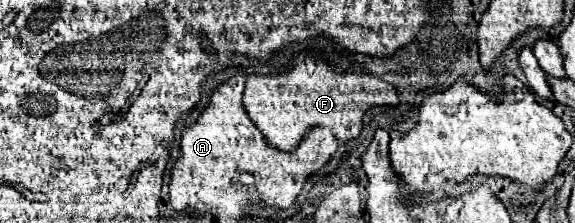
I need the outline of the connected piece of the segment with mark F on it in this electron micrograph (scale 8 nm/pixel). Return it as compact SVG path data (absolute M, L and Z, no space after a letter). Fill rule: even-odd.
M296 57L296 61L294 61L296 65L294 65L294 69L292 71L286 71L286 73L280 73L280 75L248 75L248 81L246 81L246 91L244 91L244 109L246 109L246 113L248 113L248 117L252 119L252 123L260 129L260 133L262 133L262 137L268 141L268 145L270 147L274 147L274 149L278 149L278 151L294 151L296 147L298 147L298 143L306 137L306 131L308 129L312 129L312 127L316 127L316 125L320 125L320 127L330 127L332 129L332 133L334 133L334 137L340 141L340 143L348 143L350 139L356 139L360 133L362 133L362 127L364 127L364 123L362 123L362 117L364 117L364 113L368 111L368 109L372 109L372 107L398 107L398 103L400 103L400 99L398 99L398 93L396 93L396 89L390 85L390 83L386 83L386 81L382 81L380 77L374 77L374 75L368 75L366 71L362 71L362 69L352 69L350 73L340 73L338 69L324 69L324 71L316 71L314 75L308 75L306 73L306 69L304 69L304 63L300 63L298 61L298 57Z

